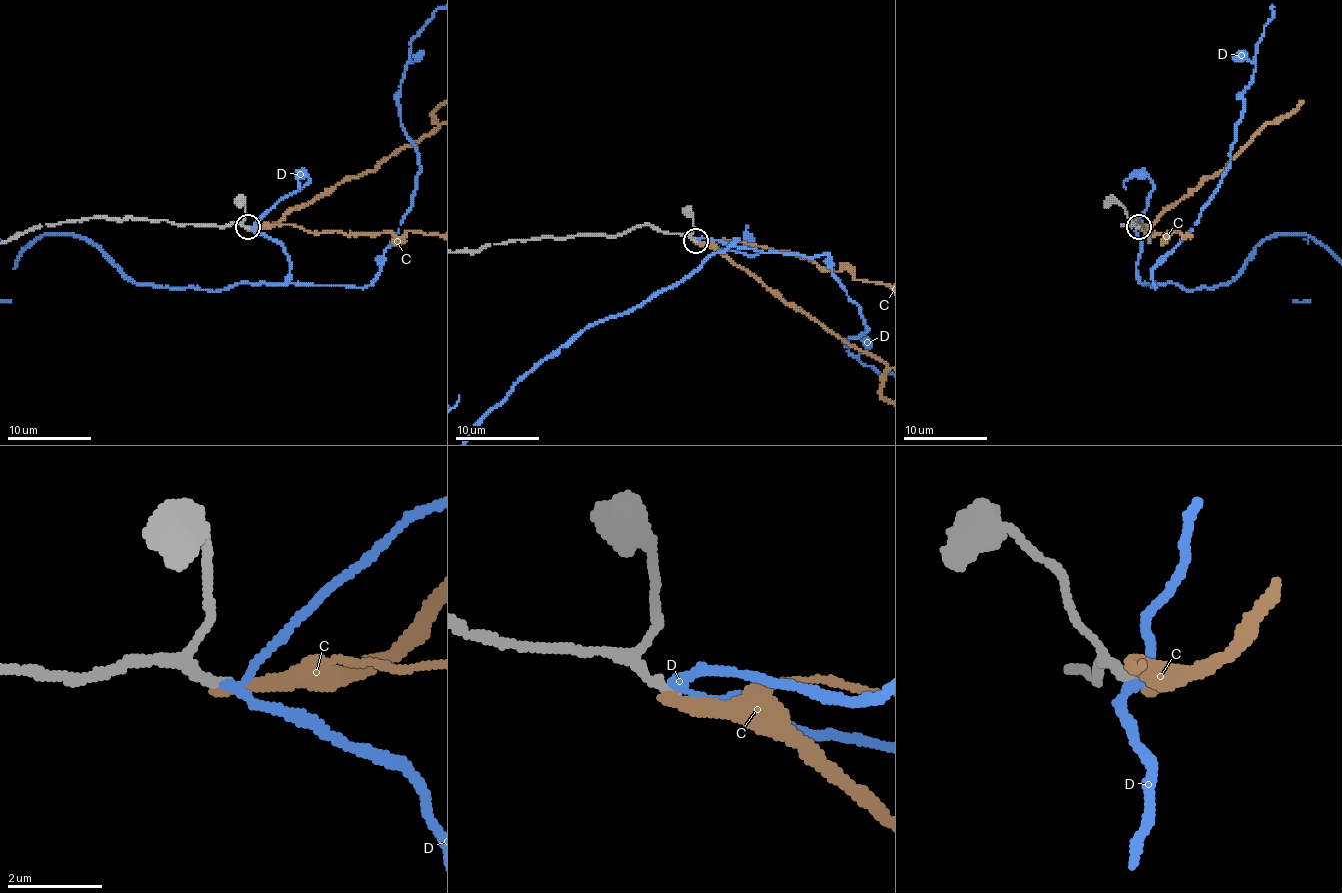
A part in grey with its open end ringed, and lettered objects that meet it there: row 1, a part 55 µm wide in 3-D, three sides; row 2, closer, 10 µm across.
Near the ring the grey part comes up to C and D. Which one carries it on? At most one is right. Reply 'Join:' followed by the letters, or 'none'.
Join: D

